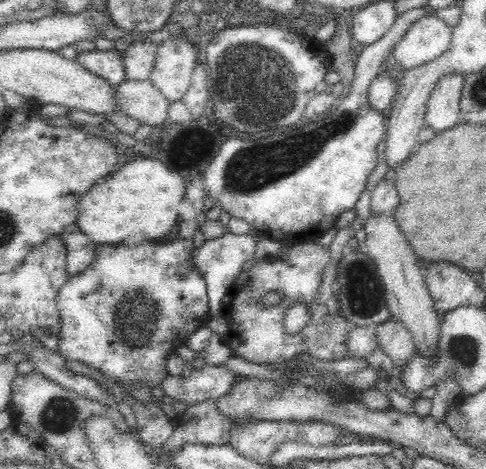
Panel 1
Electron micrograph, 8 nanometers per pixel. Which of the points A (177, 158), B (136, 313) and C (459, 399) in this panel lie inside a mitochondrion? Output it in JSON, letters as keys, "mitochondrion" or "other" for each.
{"A":"other","B":"mitochondrion","C":"other"}

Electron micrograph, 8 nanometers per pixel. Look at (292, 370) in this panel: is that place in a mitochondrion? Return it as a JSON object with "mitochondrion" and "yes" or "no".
{"mitochondrion":"no"}

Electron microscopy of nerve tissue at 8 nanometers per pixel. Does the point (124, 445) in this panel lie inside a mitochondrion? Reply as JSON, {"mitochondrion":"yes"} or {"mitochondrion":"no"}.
{"mitochondrion":"no"}

